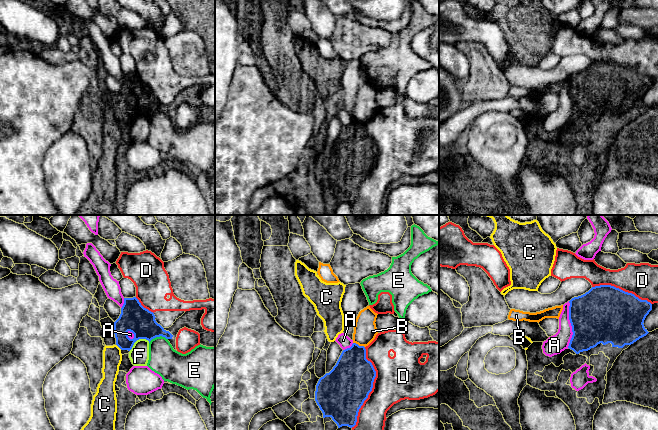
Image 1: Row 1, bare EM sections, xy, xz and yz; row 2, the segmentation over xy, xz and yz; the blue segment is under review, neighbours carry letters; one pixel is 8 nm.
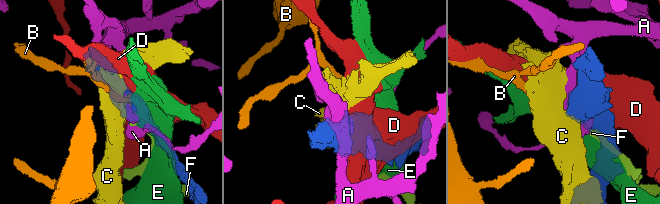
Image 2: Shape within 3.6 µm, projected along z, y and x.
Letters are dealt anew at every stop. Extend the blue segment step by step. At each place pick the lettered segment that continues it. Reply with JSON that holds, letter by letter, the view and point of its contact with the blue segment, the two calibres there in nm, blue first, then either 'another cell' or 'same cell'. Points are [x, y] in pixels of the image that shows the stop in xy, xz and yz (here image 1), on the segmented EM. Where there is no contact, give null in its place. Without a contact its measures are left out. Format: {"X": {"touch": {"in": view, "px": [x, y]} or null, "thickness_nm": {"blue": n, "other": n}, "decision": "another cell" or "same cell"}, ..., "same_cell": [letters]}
{"A": {"touch": {"in": "yz", "px": [571, 324]}, "thickness_nm": {"blue": 440, "other": 150}, "decision": "another cell"}, "B": {"touch": {"in": "xz", "px": [358, 345]}, "thickness_nm": {"blue": 340, "other": 190}, "decision": "another cell"}, "C": {"touch": {"in": "xy", "px": [119, 347]}, "thickness_nm": {"blue": 200, "other": 160}, "decision": "another cell"}, "D": {"touch": {"in": "xz", "px": [372, 387]}, "thickness_nm": {"blue": 380, "other": 360}, "decision": "another cell"}, "E": {"touch": {"in": "xy", "px": [157, 336]}, "thickness_nm": {"blue": 220, "other": 240}, "decision": "another cell"}, "F": {"touch": {"in": "xy", "px": [138, 339]}, "thickness_nm": {"blue": 220, "other": 160}, "decision": "another cell"}, "same_cell": []}

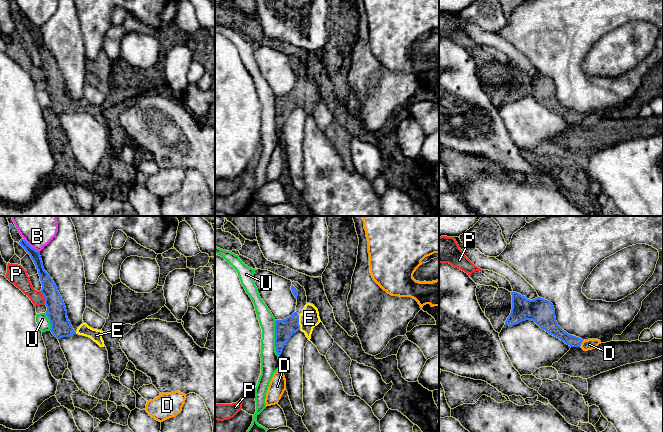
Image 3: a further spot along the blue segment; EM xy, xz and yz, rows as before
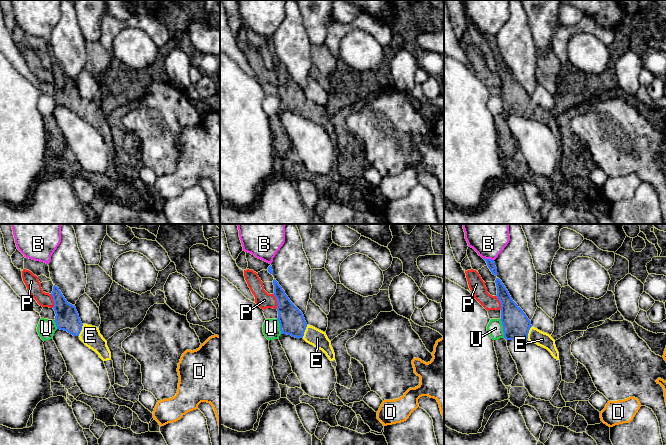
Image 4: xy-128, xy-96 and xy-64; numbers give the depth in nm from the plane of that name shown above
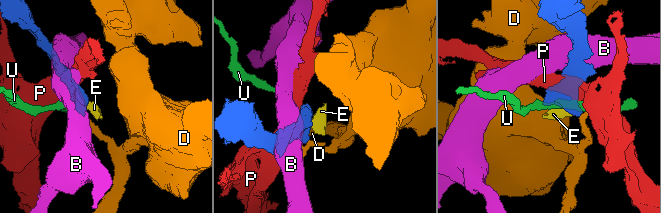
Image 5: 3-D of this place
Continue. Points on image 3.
{"B": {"touch": {"in": "xy", "px": [30, 246]}, "thickness_nm": {"blue": 80, "other": 360}, "decision": "another cell"}, "D": {"touch": {"in": "yz", "px": [581, 343]}, "thickness_nm": {"blue": 100, "other": 90}, "decision": "another cell"}, "E": {"touch": {"in": "xz", "px": [298, 322]}, "thickness_nm": {"blue": 160, "other": 150}, "decision": "same cell"}, "P": {"touch": {"in": "xy", "px": [44, 297]}, "thickness_nm": {"blue": 160, "other": 140}, "decision": "another cell"}, "U": {"touch": {"in": "xz", "px": [275, 338]}, "thickness_nm": {"blue": 160, "other": 160}, "decision": "another cell"}, "same_cell": ["E"]}

